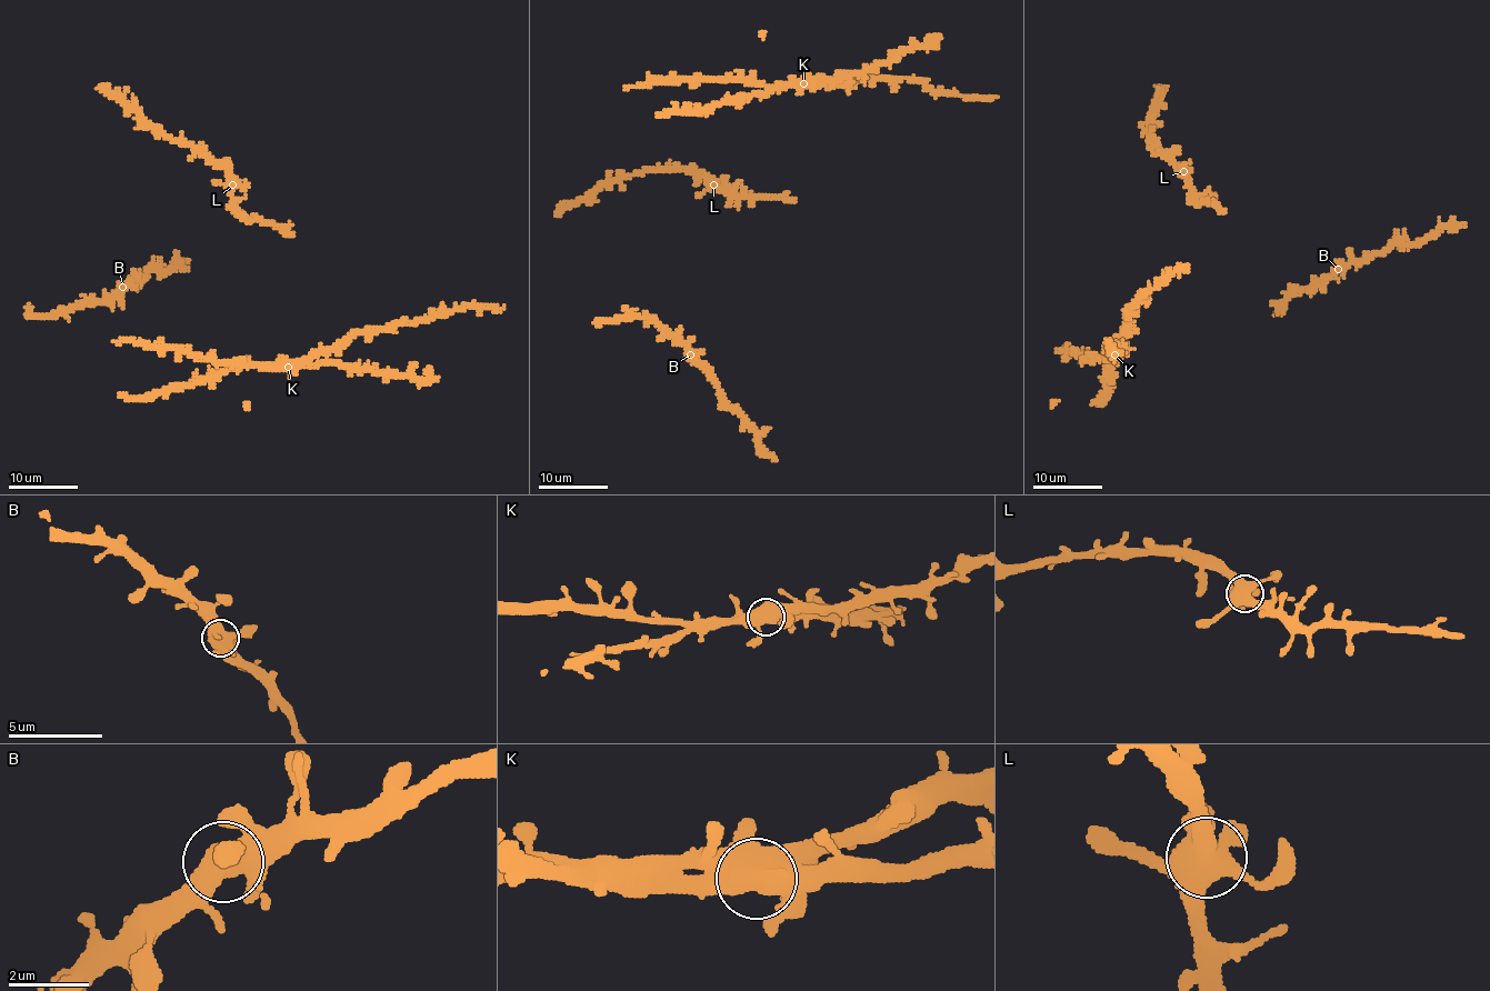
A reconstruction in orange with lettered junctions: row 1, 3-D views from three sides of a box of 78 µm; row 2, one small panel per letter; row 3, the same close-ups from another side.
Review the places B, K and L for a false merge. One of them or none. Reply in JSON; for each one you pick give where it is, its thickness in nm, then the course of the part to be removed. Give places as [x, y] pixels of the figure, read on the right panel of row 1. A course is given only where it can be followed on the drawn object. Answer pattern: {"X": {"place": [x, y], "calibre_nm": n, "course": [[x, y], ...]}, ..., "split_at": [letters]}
{"split_at": []}

